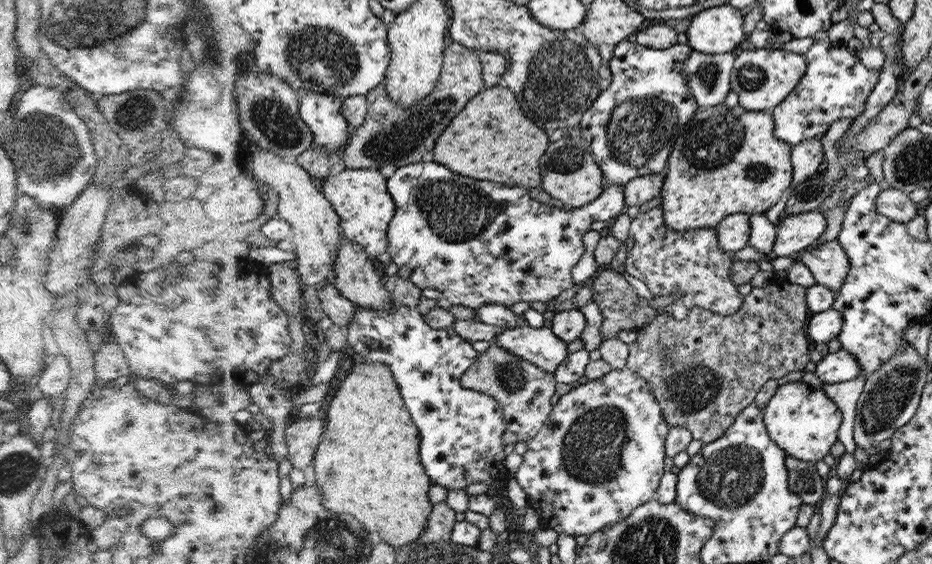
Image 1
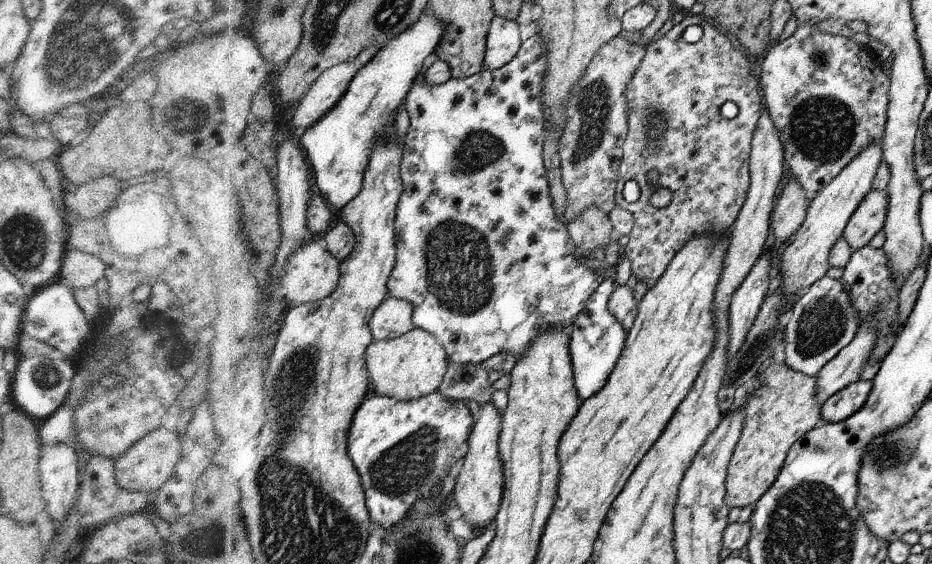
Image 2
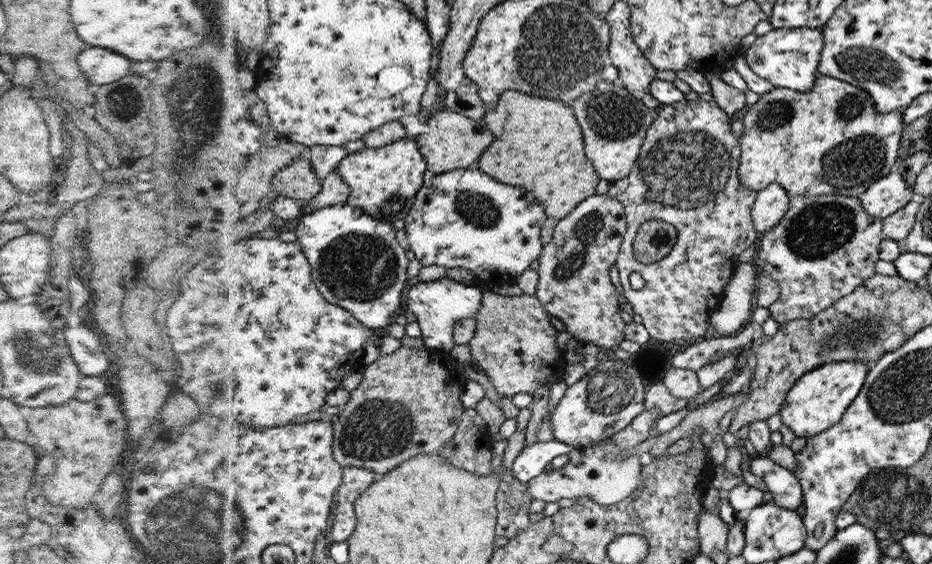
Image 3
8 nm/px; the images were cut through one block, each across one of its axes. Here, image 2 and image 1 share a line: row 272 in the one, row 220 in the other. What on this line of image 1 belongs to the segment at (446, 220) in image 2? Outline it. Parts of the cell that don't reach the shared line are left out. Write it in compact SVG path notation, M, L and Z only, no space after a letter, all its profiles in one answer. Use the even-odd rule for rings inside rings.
M422 161L418 164L409 164L408 166L399 168L395 174L388 179L392 196L396 204L398 204L396 218L389 228L389 239L391 240L389 253L391 254L393 262L399 267L398 274L410 280L410 282L417 284L420 288L434 288L440 291L444 295L444 298L450 300L454 305L469 306L473 309L478 309L485 304L503 304L508 307L516 304L516 302L544 302L547 304L552 298L560 296L564 290L572 288L570 272L572 272L572 268L578 264L578 260L580 260L582 254L584 254L582 238L584 238L586 230L590 228L590 224L592 224L592 222L598 222L600 225L609 224L618 215L621 215L627 210L623 193L624 186L620 186L619 184L606 185L598 199L581 208L570 208L570 214L568 214L568 212L564 212L564 210L560 210L560 208L554 208L554 212L552 212L550 206L544 206L544 203L532 200L532 198L528 196L528 190L521 186L502 186L501 184L496 184L496 182L486 182L486 180L474 180L474 186L472 186L472 178L460 176L460 174L456 174L454 170L450 170L448 166L438 164L438 162Z

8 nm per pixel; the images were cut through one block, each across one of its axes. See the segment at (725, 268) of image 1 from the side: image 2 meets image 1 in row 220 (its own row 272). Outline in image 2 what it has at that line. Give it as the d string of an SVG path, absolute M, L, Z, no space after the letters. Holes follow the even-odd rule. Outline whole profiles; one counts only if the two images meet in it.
M686 12L685 18L680 22L680 24L674 25L673 28L665 35L655 40L652 44L648 44L646 56L644 56L642 62L638 64L638 68L636 68L636 72L634 72L634 76L632 76L630 84L626 86L626 92L624 92L624 94L626 96L626 106L628 108L628 135L626 136L623 145L622 161L620 162L620 166L618 166L615 206L620 206L620 208L628 210L628 212L632 214L635 224L630 232L630 242L626 244L626 248L624 248L621 256L628 258L628 260L632 262L632 275L636 282L644 282L644 284L648 286L648 289L650 289L654 284L656 284L658 279L663 277L664 272L667 272L668 264L671 264L671 261L676 257L676 252L679 252L680 248L683 248L684 244L688 243L688 240L692 240L694 236L702 236L702 234L706 234L706 236L718 236L720 232L729 232L732 229L739 213L743 210L743 206L747 202L748 186L751 186L750 178L748 178L750 140L754 140L754 133L759 125L762 100L760 100L760 94L758 94L758 82L750 76L750 62L748 62L746 54L742 54L742 50L740 50L740 48L736 48L736 46L732 44L732 40L730 40L726 34L720 34L719 28L714 28L710 22L706 22L706 20L702 18L702 14L693 15L689 12ZM692 25L698 25L702 27L702 30L704 31L702 38L700 38L700 40L695 44L690 44L683 38L683 33L686 28ZM728 101L736 103L736 106L738 107L738 115L737 117L732 118L732 120L727 120L721 114L722 105ZM654 114L660 114L660 116L664 118L664 122L666 122L666 132L662 134L662 138L660 138L660 146L658 146L658 148L650 148L650 146L648 146L648 144L650 144L650 140L648 140L648 130L650 130L649 118L652 118ZM652 170L660 174L660 178L658 178L658 182L656 182L656 184L652 184L652 182L650 182L650 178L648 178L648 172L652 172ZM629 180L635 180L638 183L638 186L640 186L640 198L632 204L628 204L628 202L623 198L624 185ZM660 188L669 189L672 192L672 199L668 206L664 208L655 208L651 204L650 198Z

